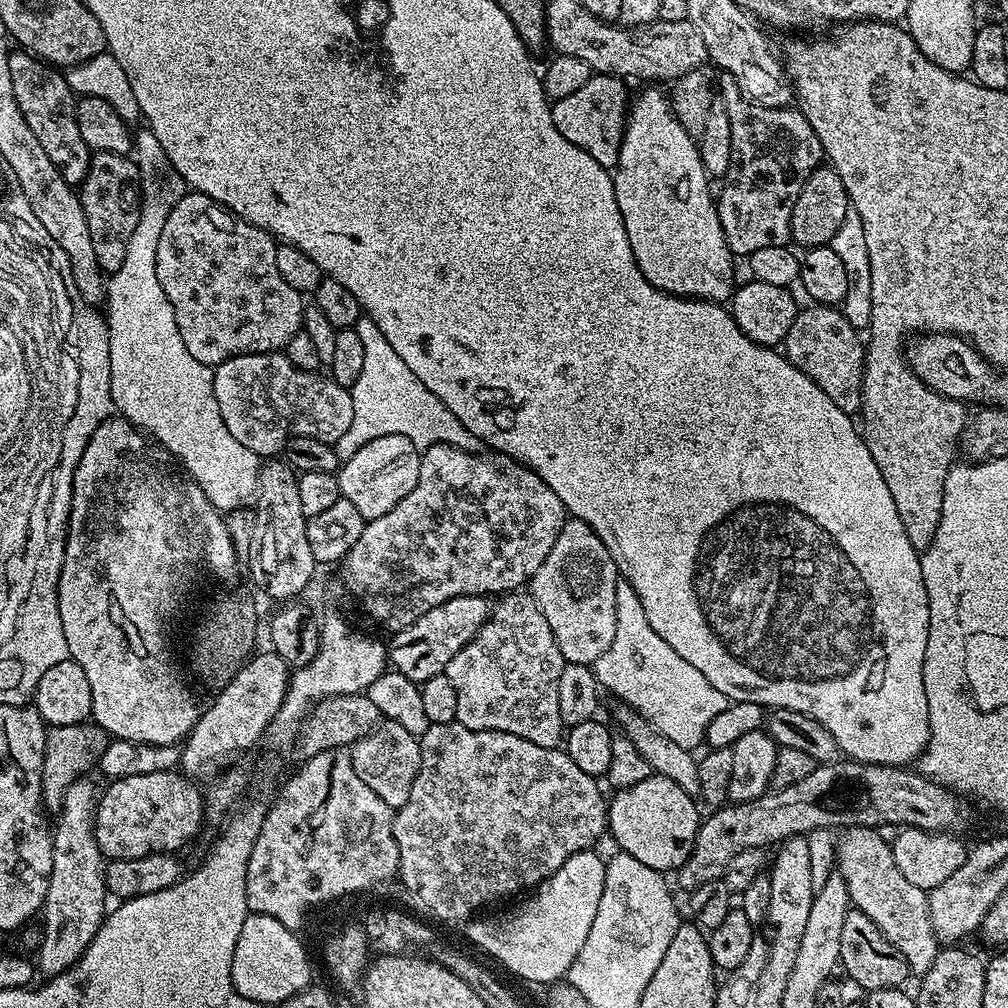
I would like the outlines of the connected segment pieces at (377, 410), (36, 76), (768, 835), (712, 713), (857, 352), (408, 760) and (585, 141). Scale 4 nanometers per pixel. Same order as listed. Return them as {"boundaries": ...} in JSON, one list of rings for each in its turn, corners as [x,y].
{"boundaries":[[[[367,318],[359,320],[355,330],[358,338],[362,338],[362,374],[358,374],[358,382],[354,382],[350,389],[354,402],[354,419],[350,421],[346,434],[342,434],[342,438],[338,438],[334,445],[340,461],[349,460],[362,446],[366,446],[366,442],[382,438],[386,434],[402,434],[410,438],[410,442],[414,442],[414,446],[421,450],[429,448],[432,444],[449,444],[455,448],[464,448],[467,452],[476,452],[476,436],[470,434],[470,430],[466,430],[462,422],[458,422],[458,418],[454,418],[454,414],[446,410],[443,402],[434,394],[430,394],[426,386],[422,386],[422,382],[418,382],[418,377],[410,370],[410,366],[406,366],[406,362],[402,362],[402,358],[394,354],[394,346],[390,346],[390,342],[382,338],[382,330],[378,330],[378,326],[374,326],[374,322]]],[[[23,50],[9,51],[8,61],[12,93],[18,102],[18,110],[22,110],[26,118],[26,126],[34,130],[38,146],[46,150],[46,158],[54,162],[58,174],[62,174],[64,181],[79,186],[86,178],[90,149],[86,146],[86,142],[82,142],[82,134],[78,134],[76,105],[65,73],[49,66],[39,56]]],[[[841,758],[835,764],[817,764],[814,774],[802,778],[802,782],[794,782],[794,786],[763,792],[750,802],[728,802],[709,811],[701,819],[694,846],[678,870],[680,884],[685,890],[691,890],[706,882],[714,882],[723,877],[726,866],[730,866],[730,858],[751,848],[764,850],[767,844],[779,845],[790,836],[802,836],[819,828],[836,830],[841,826],[896,824],[895,826],[922,828],[931,832],[964,834],[972,824],[971,806],[973,807],[967,799],[961,798],[951,788],[943,788],[938,782],[927,780],[918,770],[909,770],[904,766],[859,764],[857,760],[847,758]]],[[[617,579],[614,602],[614,642],[610,642],[610,650],[595,662],[596,683],[601,689],[608,691],[609,688],[627,707],[635,708],[642,718],[666,734],[674,746],[696,750],[699,744],[705,743],[704,735],[710,722],[726,710],[729,704],[726,694],[722,694],[722,690],[714,690],[714,686],[710,686],[705,676],[694,670],[686,658],[674,654],[673,648],[658,638],[654,626],[646,622],[646,610],[642,610],[642,602],[628,580]]],[[[812,304],[808,308],[801,307],[796,314],[794,326],[790,326],[790,334],[786,334],[782,345],[783,355],[838,410],[849,414],[859,413],[862,402],[862,378],[864,377],[864,349],[865,341],[861,333],[845,318],[843,311],[839,307],[826,304]]],[[[391,722],[381,723],[378,731],[351,745],[350,755],[354,774],[358,774],[358,778],[362,778],[362,782],[366,782],[388,808],[395,810],[406,804],[406,798],[410,798],[410,786],[420,769],[420,742],[410,730]]],[[[594,74],[582,90],[574,90],[574,94],[567,98],[551,101],[552,121],[558,126],[558,134],[562,134],[566,142],[574,142],[578,150],[586,150],[598,166],[609,170],[615,169],[618,162],[624,125],[630,111],[630,95],[624,84],[627,83],[619,76]]]]}

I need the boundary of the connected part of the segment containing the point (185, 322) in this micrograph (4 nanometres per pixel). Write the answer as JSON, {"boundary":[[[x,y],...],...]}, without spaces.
{"boundary":[[[185,191],[174,210],[170,210],[170,218],[166,218],[166,227],[158,238],[158,282],[166,298],[170,298],[170,306],[174,306],[178,334],[198,362],[215,366],[242,354],[278,352],[294,334],[302,331],[305,297],[282,278],[274,262],[276,246],[277,241],[269,232],[246,222],[201,192]]]}

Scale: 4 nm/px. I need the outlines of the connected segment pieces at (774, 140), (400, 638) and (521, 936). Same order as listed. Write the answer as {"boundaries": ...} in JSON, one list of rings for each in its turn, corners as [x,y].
{"boundaries":[[[[720,72],[718,76],[718,96],[726,102],[726,110],[730,114],[730,170],[728,179],[724,181],[716,209],[722,222],[724,237],[733,257],[747,258],[754,250],[762,250],[765,246],[782,246],[788,244],[792,234],[792,207],[810,174],[821,167],[825,159],[822,142],[818,142],[818,134],[814,134],[814,126],[804,117],[803,112],[795,107],[767,108],[765,104],[749,102],[736,85],[736,79],[729,72]]],[[[459,596],[434,606],[418,622],[406,626],[387,641],[388,659],[397,672],[406,674],[406,678],[423,682],[441,675],[447,669],[450,658],[462,650],[478,634],[478,630],[487,622],[490,615],[488,596]]],[[[596,850],[566,858],[550,878],[523,897],[525,900],[513,912],[500,912],[497,916],[480,914],[469,919],[466,924],[469,942],[524,980],[545,986],[563,981],[574,958],[578,958],[578,950],[586,942],[586,934],[590,934],[590,925],[598,912],[605,863],[605,857],[600,857]]]]}

